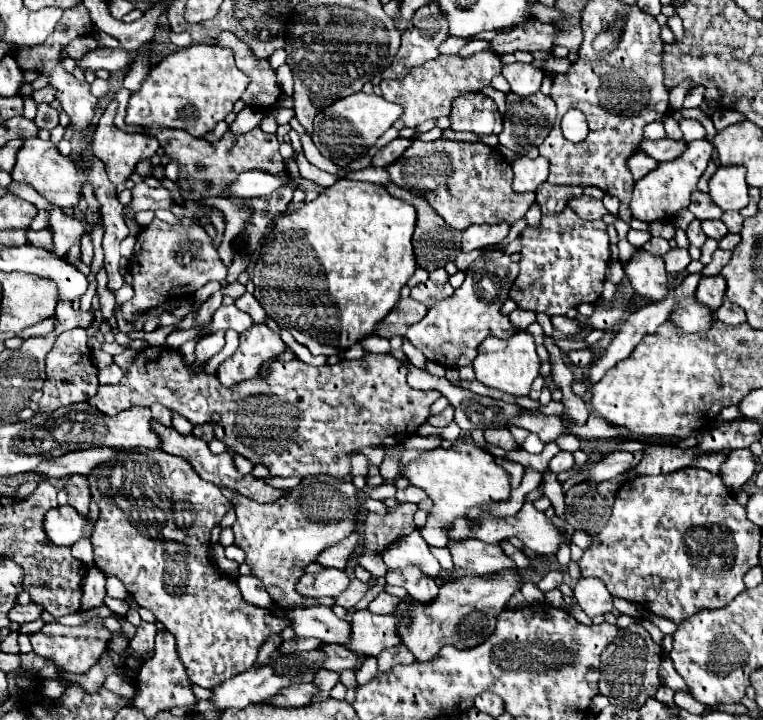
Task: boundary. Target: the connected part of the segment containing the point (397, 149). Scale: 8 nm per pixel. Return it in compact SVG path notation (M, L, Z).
M402 137L394 139L392 143L388 143L386 147L382 147L382 149L372 157L372 165L374 165L374 167L386 167L386 165L394 163L394 161L406 151L408 145L410 145L410 139L402 139Z

